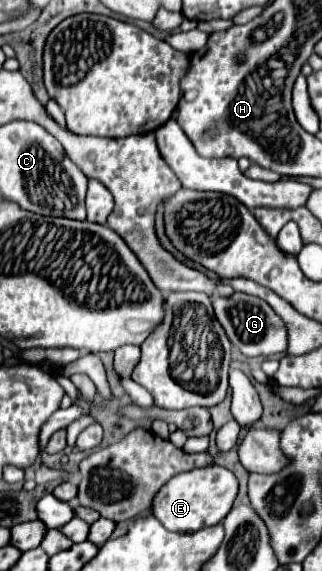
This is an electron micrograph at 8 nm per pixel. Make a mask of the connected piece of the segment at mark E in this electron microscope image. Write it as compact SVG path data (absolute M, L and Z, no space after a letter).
M219 465L201 467L187 473L179 473L167 485L163 485L159 495L155 495L153 513L169 531L195 533L203 527L221 523L227 517L227 511L231 511L237 493L239 493L239 481L229 469Z

